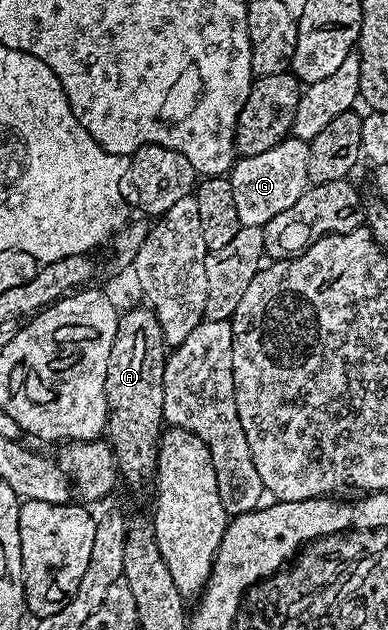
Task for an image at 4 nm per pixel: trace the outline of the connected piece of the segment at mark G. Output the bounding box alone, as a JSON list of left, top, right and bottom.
[230,138,309,228]

